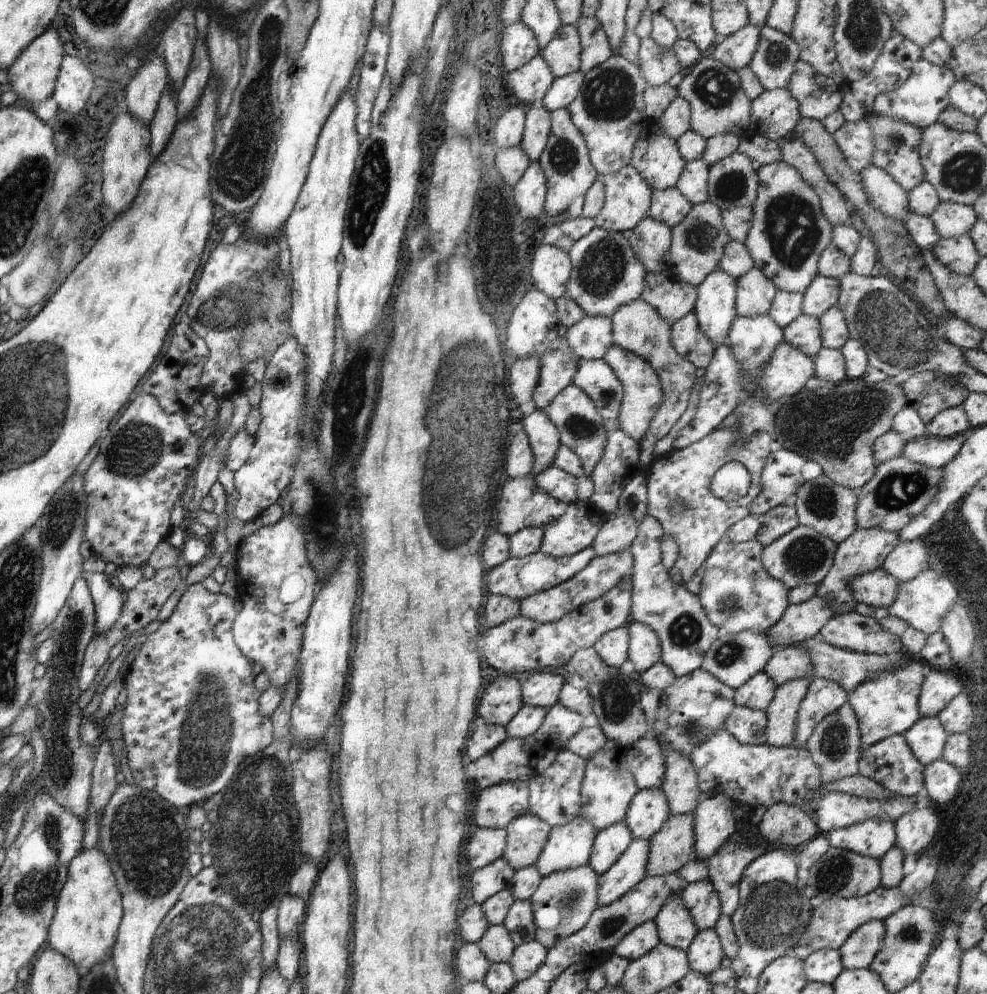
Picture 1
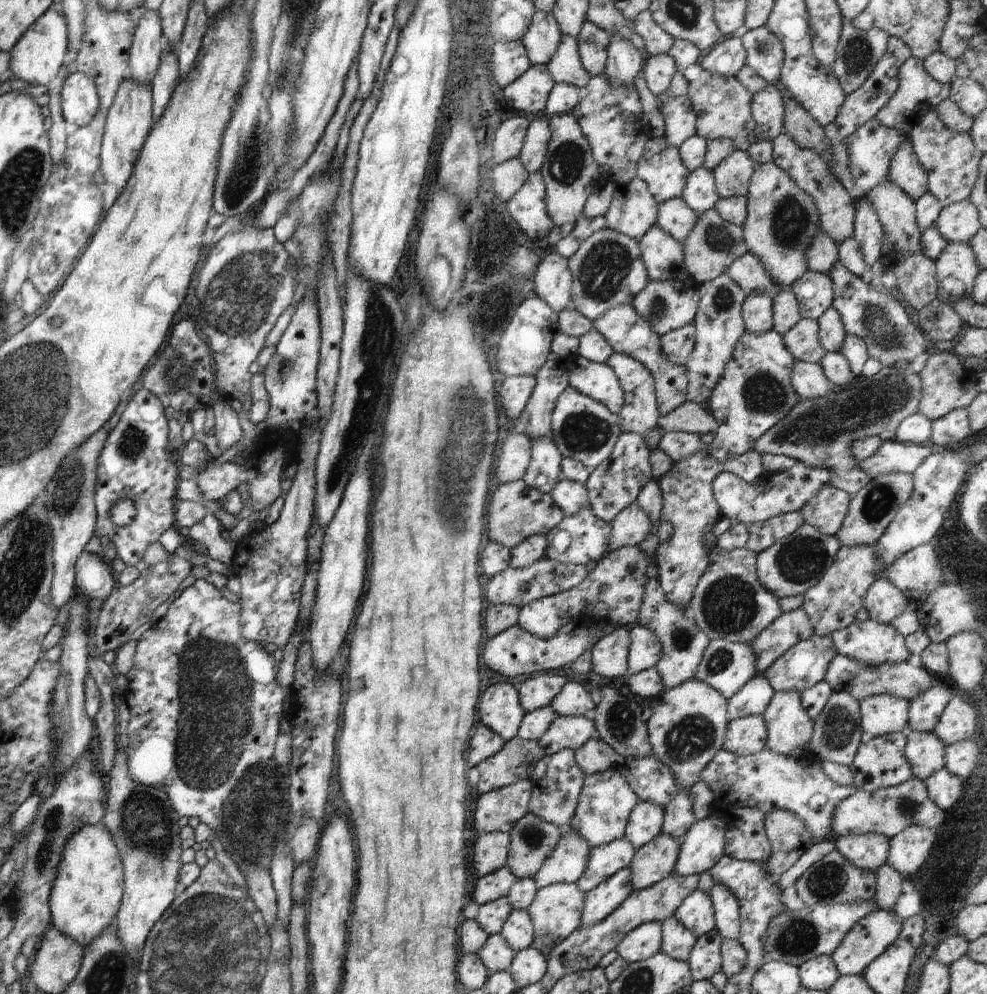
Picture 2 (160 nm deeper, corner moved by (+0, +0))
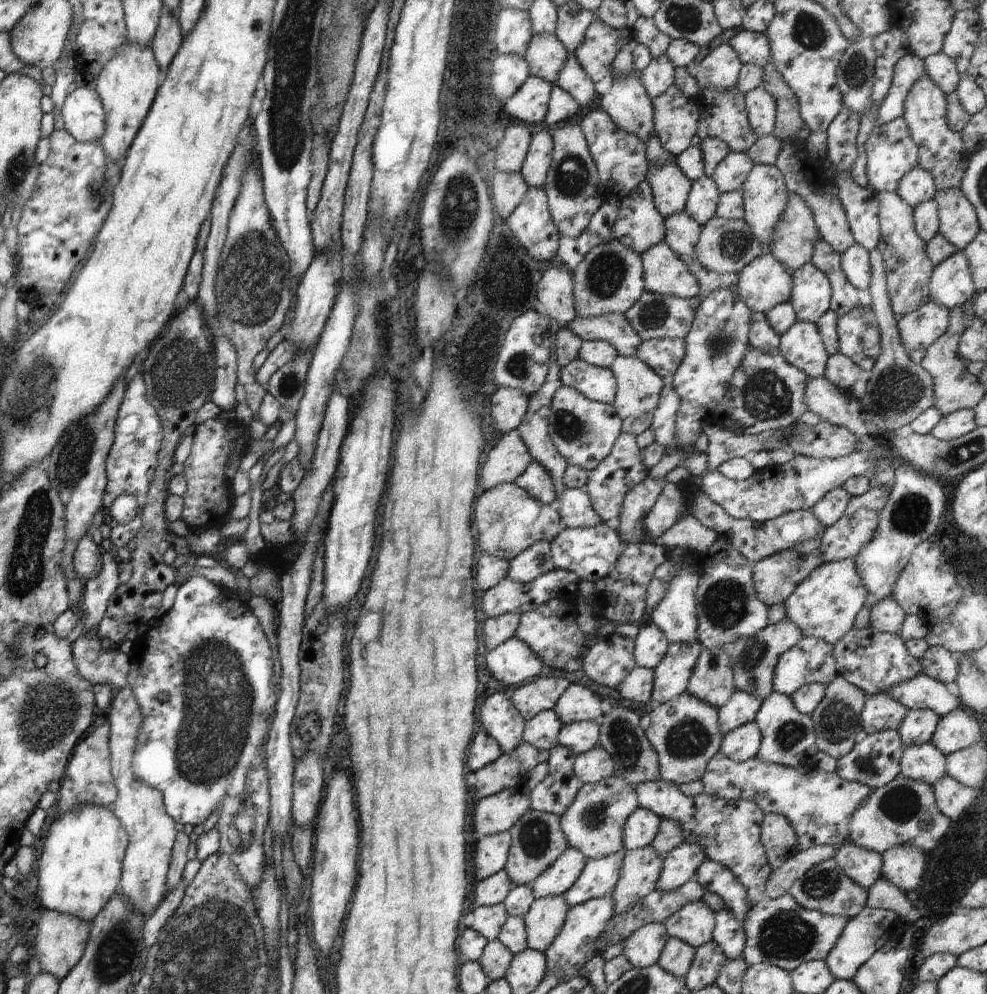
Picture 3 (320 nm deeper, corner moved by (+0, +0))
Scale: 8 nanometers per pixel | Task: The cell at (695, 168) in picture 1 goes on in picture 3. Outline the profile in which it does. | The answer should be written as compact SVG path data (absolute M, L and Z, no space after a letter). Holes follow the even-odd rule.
M704 175L691 184L685 211L703 227L715 216L720 195L721 192L718 190L716 183L711 177Z

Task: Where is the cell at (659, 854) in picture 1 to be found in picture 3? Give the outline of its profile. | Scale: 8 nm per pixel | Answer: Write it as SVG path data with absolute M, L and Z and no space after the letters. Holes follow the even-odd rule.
M651 846L625 852L618 882L611 894L616 915L625 913L657 889L662 867L663 858Z

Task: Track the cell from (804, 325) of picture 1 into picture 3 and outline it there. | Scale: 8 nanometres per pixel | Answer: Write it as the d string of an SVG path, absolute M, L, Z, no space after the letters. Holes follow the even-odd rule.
M797 320L780 337L778 351L808 379L825 376L829 356L816 323Z

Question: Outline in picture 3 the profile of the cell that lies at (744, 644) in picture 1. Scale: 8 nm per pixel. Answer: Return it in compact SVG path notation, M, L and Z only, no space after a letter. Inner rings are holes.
M703 647L690 675L686 693L719 709L730 700L735 690L725 648Z

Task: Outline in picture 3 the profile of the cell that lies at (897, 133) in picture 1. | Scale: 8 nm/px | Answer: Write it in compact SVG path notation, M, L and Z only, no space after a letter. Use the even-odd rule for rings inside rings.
M919 166L910 169L898 183L898 196L912 208L935 198L935 184L932 175Z

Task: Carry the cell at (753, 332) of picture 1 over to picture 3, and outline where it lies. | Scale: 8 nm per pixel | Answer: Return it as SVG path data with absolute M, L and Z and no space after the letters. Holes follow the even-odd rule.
M750 346L740 368L730 379L725 397L717 404L716 414L722 420L722 426L733 433L742 435L759 435L764 431L776 431L797 423L800 416L809 410L805 390L807 376L784 360L779 351L763 353Z

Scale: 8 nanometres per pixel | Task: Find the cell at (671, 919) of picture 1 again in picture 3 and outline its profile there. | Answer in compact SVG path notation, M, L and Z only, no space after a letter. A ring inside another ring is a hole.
M669 936L657 964L672 976L685 978L690 970L695 952L696 949L687 942Z

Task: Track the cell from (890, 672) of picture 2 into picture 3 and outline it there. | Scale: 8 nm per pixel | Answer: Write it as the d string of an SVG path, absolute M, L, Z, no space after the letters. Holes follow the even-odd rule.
M922 672L881 692L889 694L907 709L930 709L941 717L963 707L952 686L925 676Z

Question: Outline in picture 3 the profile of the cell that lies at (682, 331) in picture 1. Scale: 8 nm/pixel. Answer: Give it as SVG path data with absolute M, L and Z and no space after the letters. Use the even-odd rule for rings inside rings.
M684 339L642 340L634 357L645 362L664 380L671 379L685 353Z

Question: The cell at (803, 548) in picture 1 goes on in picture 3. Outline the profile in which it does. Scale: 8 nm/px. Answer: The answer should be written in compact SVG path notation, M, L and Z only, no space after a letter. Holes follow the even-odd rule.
M822 533L820 537L815 537L803 543L796 543L791 549L784 549L754 562L753 585L756 596L769 607L783 603L788 596L794 594L798 584L809 577L811 572L815 571L815 568L823 564L819 553L821 538Z

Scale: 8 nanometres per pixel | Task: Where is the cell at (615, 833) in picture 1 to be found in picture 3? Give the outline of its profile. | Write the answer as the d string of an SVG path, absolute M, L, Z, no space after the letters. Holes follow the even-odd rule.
M623 848L616 854L588 860L574 886L563 894L568 906L573 907L592 899L610 897L618 882L625 852Z

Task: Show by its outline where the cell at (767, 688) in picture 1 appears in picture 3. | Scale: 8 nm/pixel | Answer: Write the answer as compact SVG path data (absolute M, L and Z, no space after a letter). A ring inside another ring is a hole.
M735 690L730 700L719 708L718 728L721 735L754 721L763 700L756 695Z

